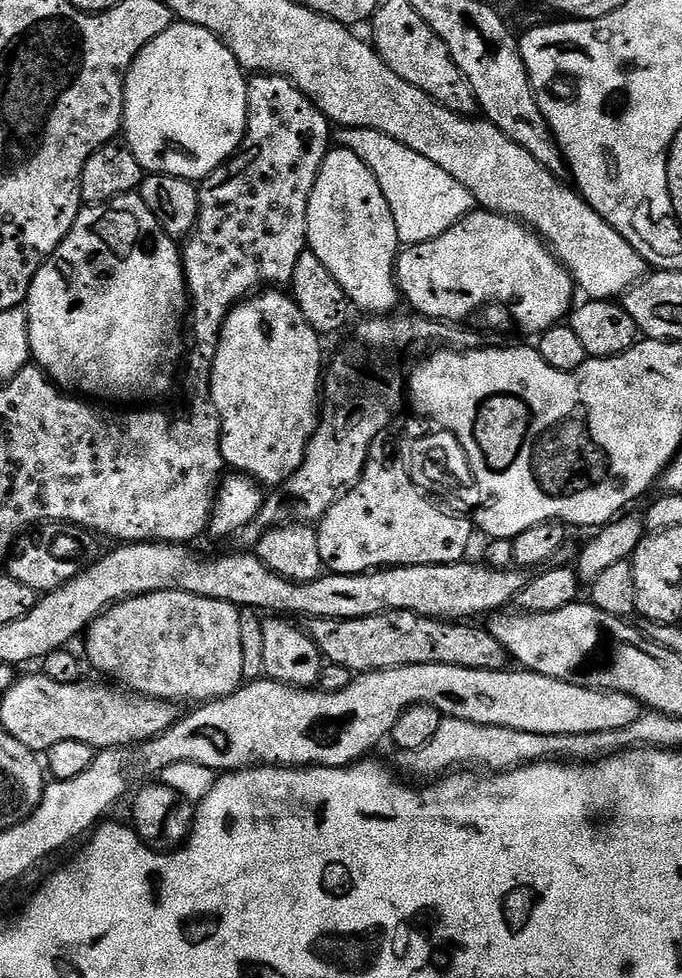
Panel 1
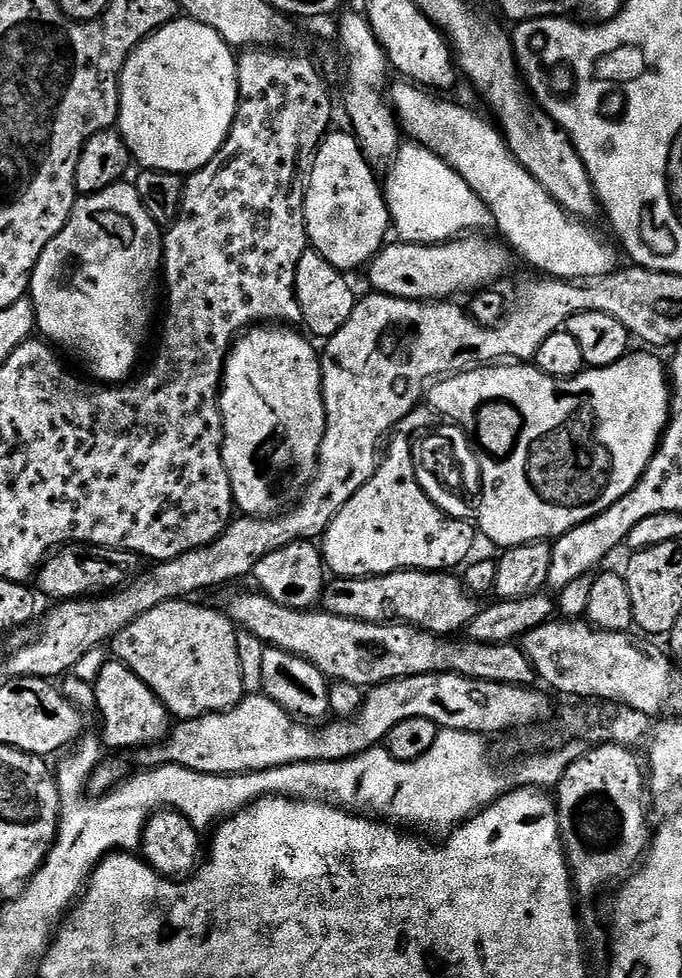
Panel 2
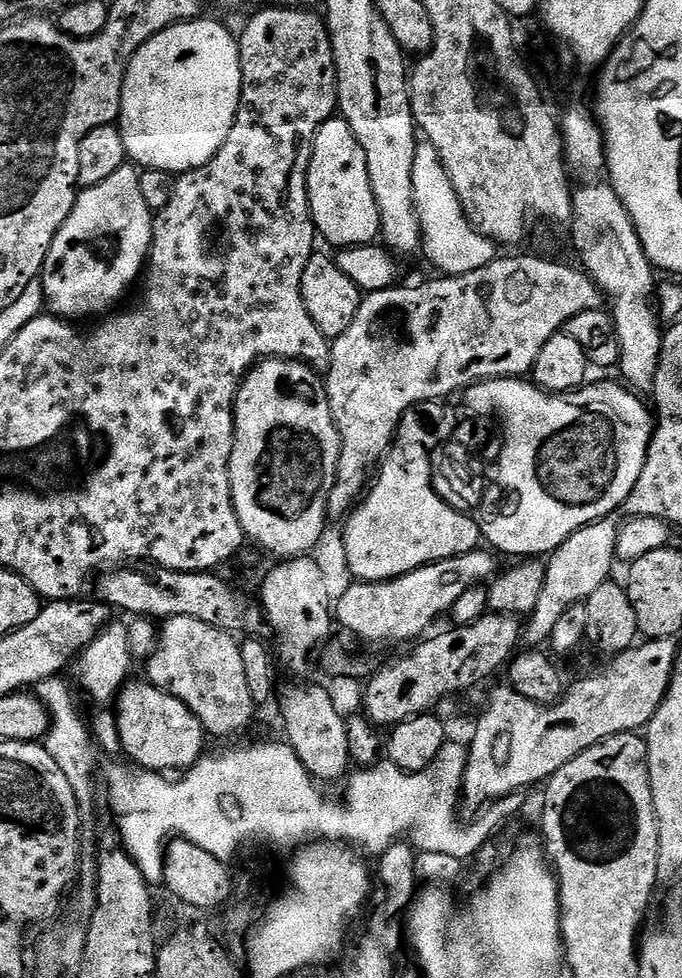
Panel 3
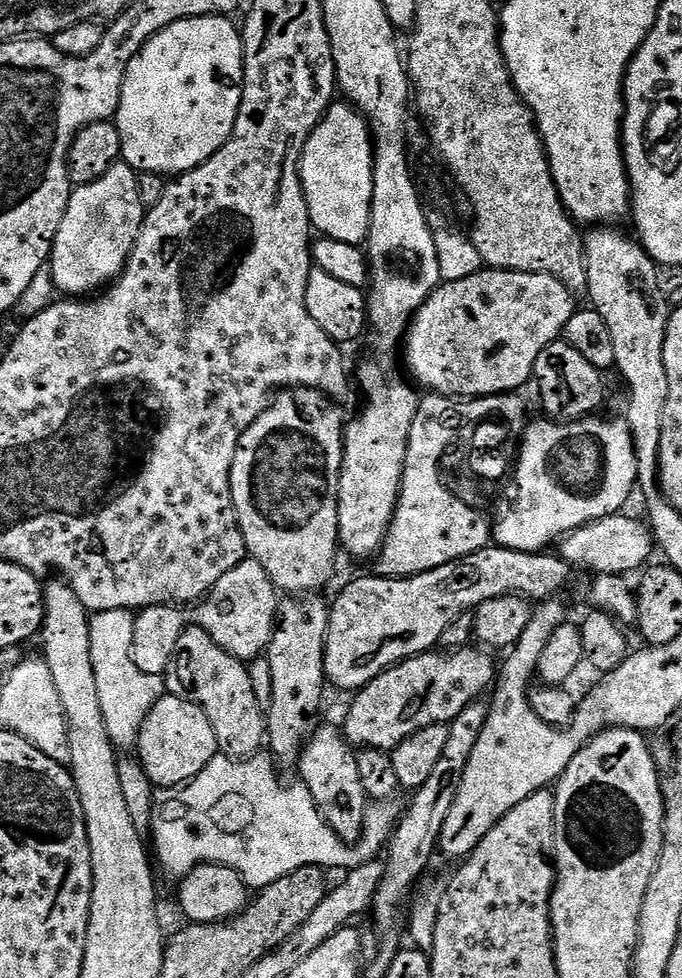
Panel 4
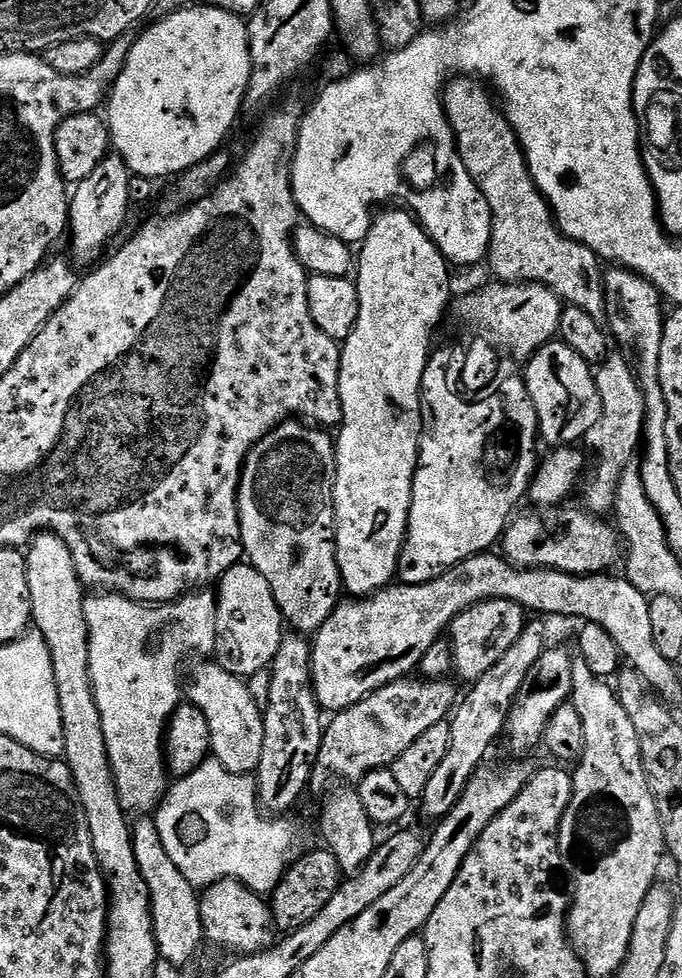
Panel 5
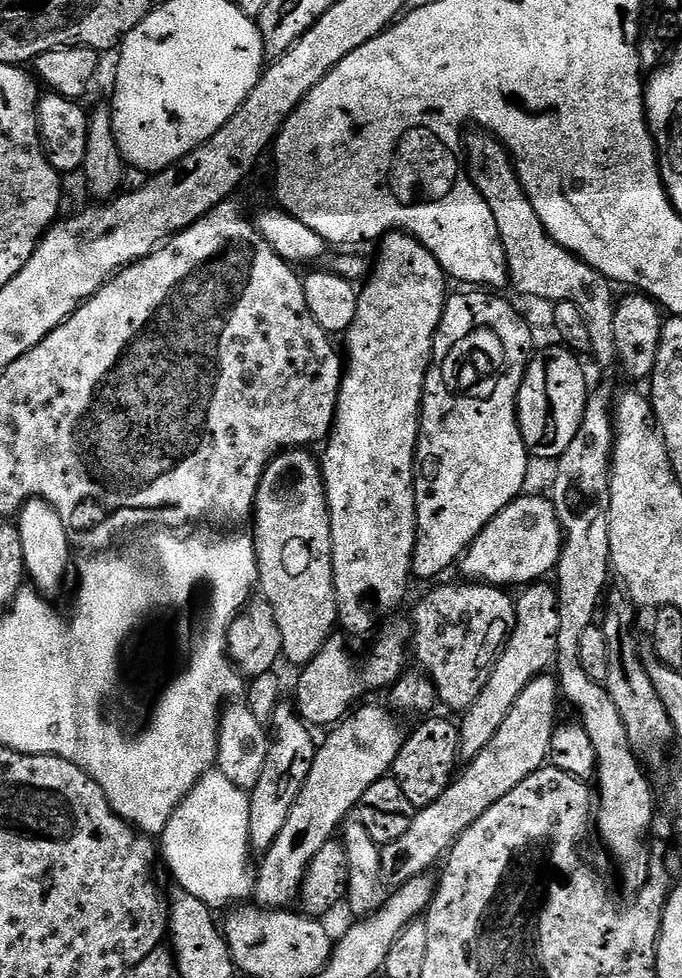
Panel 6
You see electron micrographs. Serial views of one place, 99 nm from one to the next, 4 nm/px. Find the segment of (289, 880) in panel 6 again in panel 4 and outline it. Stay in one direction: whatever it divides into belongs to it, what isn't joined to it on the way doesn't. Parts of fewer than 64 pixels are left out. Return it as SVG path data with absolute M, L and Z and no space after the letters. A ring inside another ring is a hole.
M480 646L458 648L449 652L433 650L395 664L393 668L387 668L385 672L378 674L378 678L374 678L351 697L353 700L348 708L348 717L345 718L344 724L342 723L342 731L348 743L361 749L391 750L397 748L407 736L426 726L451 724L467 704L481 699L484 694L482 692L486 692L497 677L498 664L495 664L487 654L489 655Z

